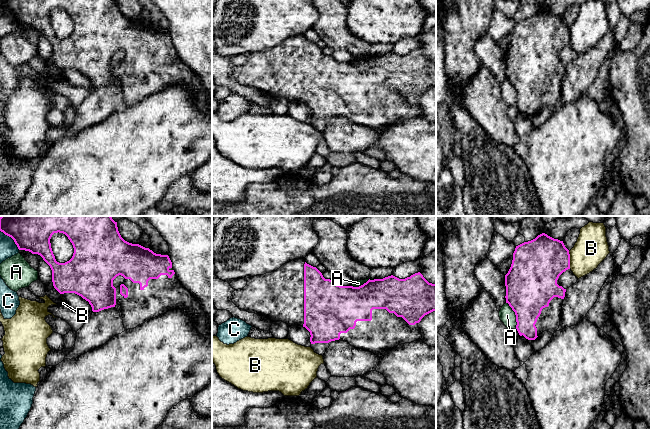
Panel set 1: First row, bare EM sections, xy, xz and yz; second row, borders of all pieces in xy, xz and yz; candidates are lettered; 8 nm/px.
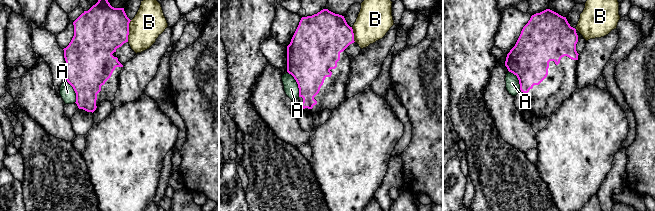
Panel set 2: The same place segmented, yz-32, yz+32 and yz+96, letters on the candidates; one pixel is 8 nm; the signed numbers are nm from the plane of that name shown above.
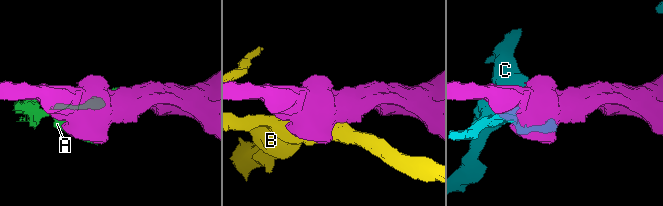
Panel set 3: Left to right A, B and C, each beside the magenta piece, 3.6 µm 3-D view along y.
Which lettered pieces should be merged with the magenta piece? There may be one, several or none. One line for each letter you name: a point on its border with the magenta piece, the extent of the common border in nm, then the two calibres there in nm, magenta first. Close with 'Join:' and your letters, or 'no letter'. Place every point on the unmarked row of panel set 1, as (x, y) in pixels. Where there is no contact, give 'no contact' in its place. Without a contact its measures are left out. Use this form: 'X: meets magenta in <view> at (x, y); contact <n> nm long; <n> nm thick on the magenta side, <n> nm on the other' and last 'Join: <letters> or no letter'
Join: no letter

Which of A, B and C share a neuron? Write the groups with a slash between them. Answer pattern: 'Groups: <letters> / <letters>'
Groups: A / B / C

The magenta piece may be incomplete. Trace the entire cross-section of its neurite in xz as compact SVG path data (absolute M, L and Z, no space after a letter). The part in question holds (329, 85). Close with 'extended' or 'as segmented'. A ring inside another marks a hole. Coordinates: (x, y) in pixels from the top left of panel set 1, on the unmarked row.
M303 34L289 37L271 49L247 54L247 61L235 66L231 76L241 87L260 90L271 98L282 97L289 102L305 103L310 108L311 120L341 116L357 125L379 130L398 121L421 116L418 99L425 91L436 87L436 60L429 59L418 48L405 55L391 51L383 55L369 55L359 63L340 62L325 55Z | extended

